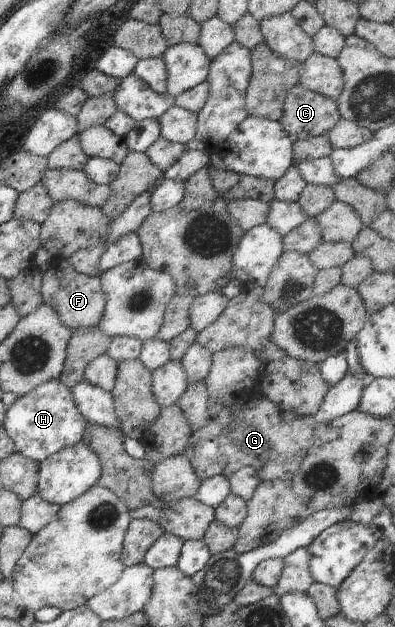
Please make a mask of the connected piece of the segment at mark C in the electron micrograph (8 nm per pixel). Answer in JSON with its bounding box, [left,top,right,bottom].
[279,84,341,142]

